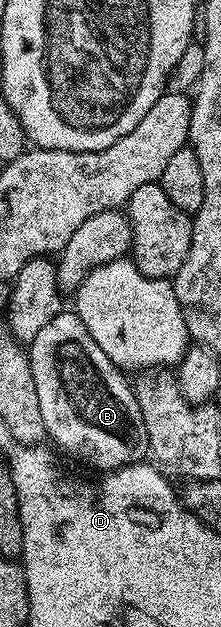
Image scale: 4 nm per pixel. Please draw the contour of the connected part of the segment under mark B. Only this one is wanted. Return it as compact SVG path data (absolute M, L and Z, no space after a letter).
M63 311L55 315L55 319L51 319L51 323L47 323L43 331L39 331L39 335L28 342L27 352L31 375L35 375L35 392L39 394L39 408L43 414L45 431L48 440L53 440L52 444L58 450L61 448L75 460L82 461L93 469L101 469L100 471L122 469L146 460L149 440L130 378L115 363L111 363L107 355L103 355L103 347L99 347L99 343L91 339L91 331L83 327L76 312Z

